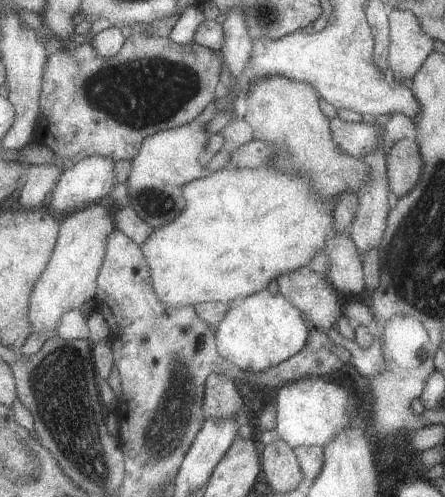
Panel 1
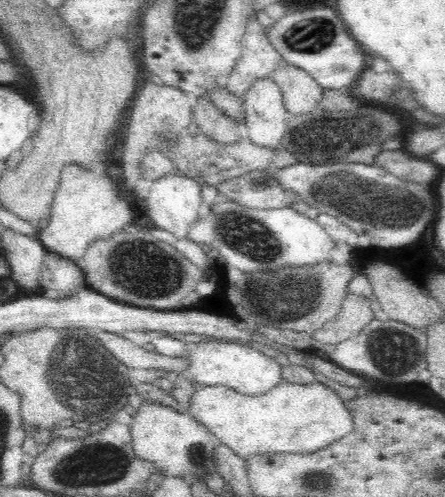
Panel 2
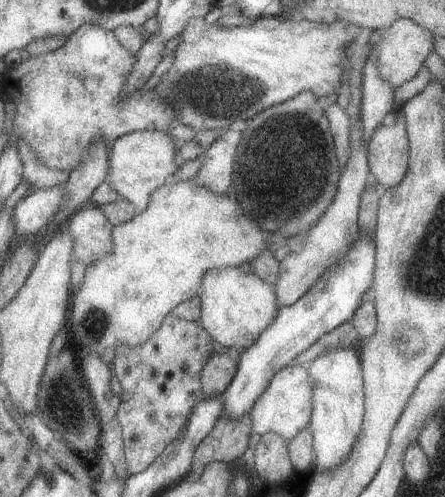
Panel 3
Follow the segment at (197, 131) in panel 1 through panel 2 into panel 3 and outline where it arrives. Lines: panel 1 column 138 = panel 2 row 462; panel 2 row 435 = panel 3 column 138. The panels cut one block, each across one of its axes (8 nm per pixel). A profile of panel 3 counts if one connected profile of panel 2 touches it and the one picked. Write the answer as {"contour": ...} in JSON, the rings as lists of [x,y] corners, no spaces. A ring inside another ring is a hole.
{"contour":[[[129,132],[115,138],[109,144],[107,154],[107,178],[109,186],[119,194],[119,198],[129,200],[141,214],[149,204],[149,194],[171,180],[171,174],[179,164],[173,164],[175,146],[165,132]]]}

